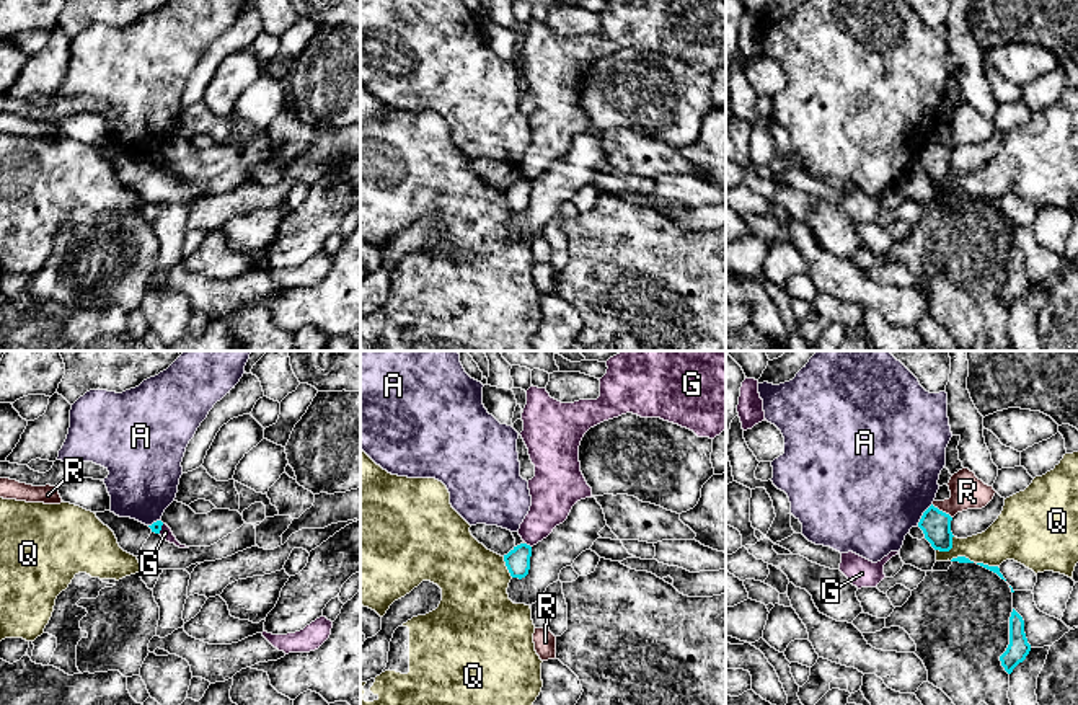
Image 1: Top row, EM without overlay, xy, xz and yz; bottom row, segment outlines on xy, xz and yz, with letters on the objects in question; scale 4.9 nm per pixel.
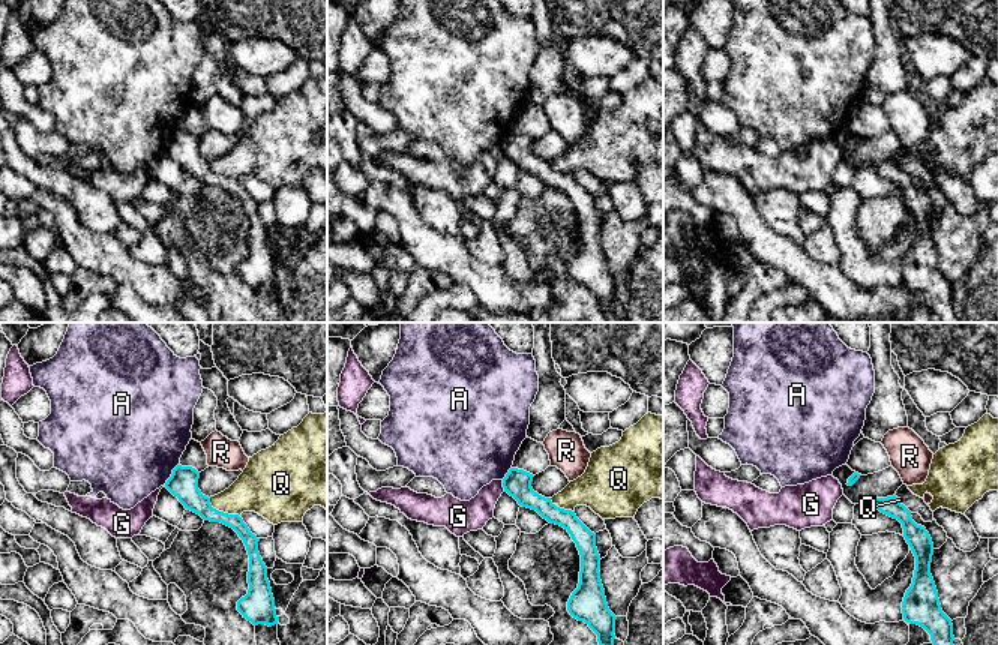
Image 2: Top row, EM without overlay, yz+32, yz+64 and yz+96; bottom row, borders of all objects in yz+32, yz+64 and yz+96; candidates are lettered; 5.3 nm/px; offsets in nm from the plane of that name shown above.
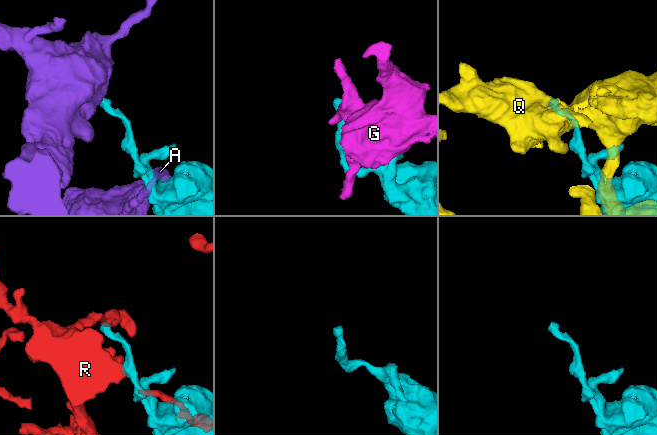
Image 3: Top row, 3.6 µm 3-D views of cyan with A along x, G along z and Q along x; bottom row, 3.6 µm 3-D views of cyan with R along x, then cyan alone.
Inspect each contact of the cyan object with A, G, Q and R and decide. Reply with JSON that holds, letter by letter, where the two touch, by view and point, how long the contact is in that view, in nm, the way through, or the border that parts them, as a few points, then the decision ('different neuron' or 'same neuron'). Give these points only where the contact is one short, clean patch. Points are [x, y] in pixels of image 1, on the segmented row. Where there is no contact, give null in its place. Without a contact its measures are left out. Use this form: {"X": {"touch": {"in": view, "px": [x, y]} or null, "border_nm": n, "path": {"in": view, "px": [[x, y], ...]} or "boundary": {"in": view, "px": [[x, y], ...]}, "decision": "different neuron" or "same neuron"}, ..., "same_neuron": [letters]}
{"A": {"touch": {"in": "yz", "px": [923, 514]}, "border_nm": 130, "decision": "different neuron"}, "G": {"touch": {"in": "xz", "px": [529, 545]}, "border_nm": 40, "boundary": {"in": "xz", "px": [[525, 542], [530, 547]]}, "decision": "different neuron"}, "Q": {"touch": {"in": "yz", "px": [949, 549]}, "border_nm": 120, "decision": "different neuron"}, "R": {"touch": {"in": "yz", "px": [941, 511]}, "border_nm": 120, "decision": "different neuron"}, "same_neuron": []}

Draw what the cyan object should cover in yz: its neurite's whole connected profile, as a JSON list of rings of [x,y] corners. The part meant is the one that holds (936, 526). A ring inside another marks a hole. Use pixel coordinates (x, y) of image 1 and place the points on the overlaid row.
[[[933,504],[923,512],[918,527],[923,530],[925,539],[934,550],[949,552],[952,548],[952,517]]]

